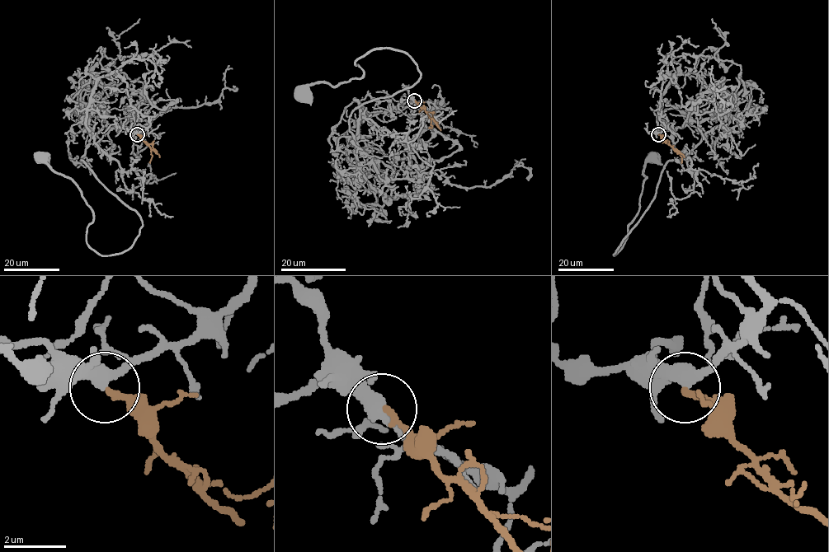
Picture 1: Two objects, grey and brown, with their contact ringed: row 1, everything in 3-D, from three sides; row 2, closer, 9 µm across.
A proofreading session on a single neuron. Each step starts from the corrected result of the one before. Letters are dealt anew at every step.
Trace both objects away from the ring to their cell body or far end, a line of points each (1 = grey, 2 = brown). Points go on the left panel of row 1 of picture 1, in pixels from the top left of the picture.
1: (137, 133), (148, 117), (101, 76), (81, 161), (142, 221), (115, 254), (88, 245), (91, 208), (42, 156)
2: (137, 133), (150, 147), (152, 156), (149, 162)

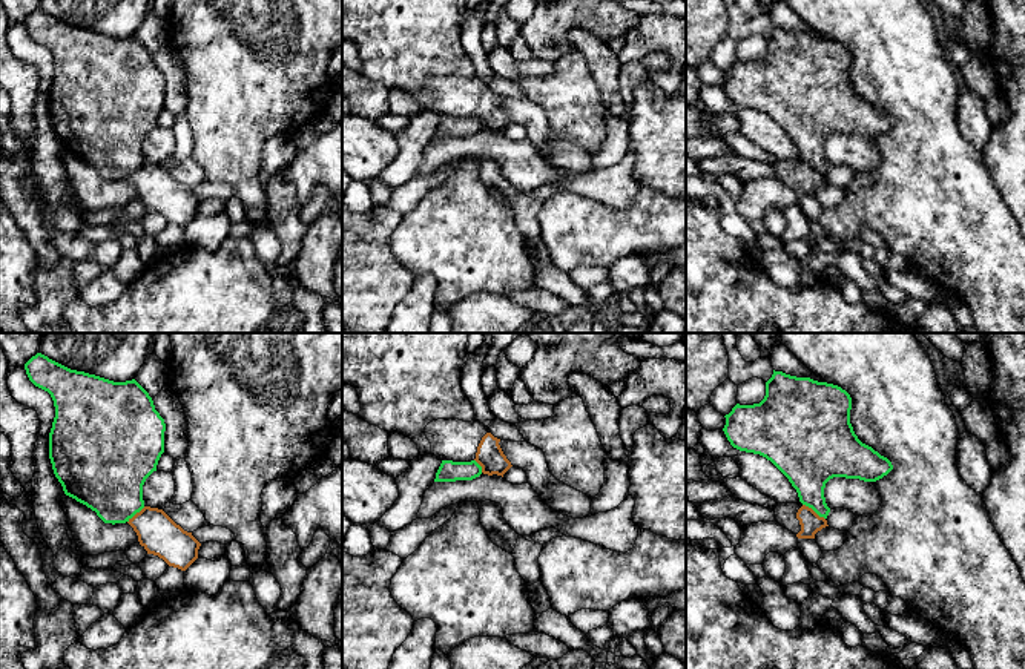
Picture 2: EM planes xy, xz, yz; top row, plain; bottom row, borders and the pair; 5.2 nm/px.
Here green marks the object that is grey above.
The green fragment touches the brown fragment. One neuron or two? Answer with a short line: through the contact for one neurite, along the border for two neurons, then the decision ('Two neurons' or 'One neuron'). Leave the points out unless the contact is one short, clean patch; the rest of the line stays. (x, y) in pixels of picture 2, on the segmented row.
Line: yz (803, 504), (824, 519). Two neurons

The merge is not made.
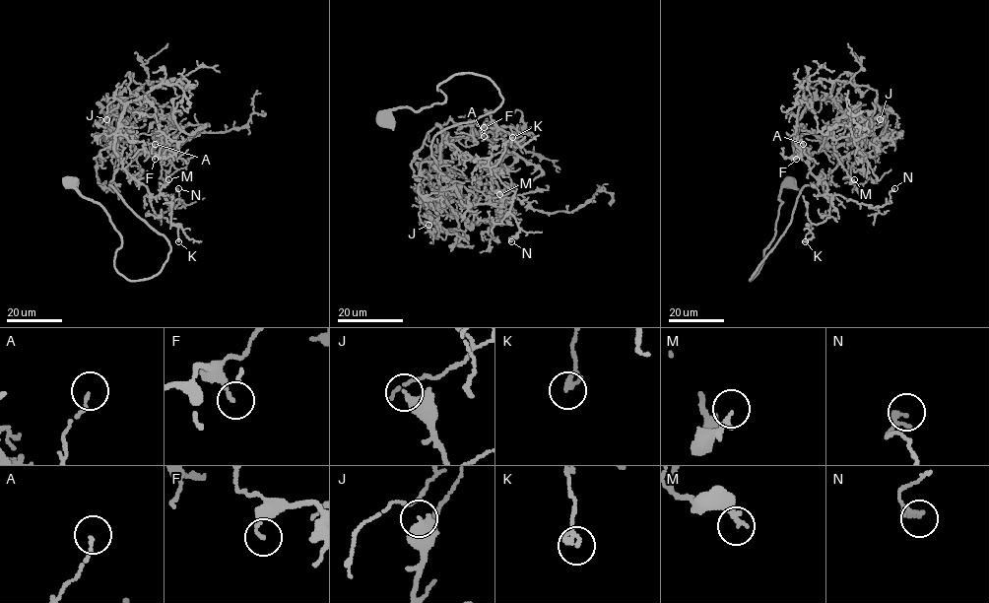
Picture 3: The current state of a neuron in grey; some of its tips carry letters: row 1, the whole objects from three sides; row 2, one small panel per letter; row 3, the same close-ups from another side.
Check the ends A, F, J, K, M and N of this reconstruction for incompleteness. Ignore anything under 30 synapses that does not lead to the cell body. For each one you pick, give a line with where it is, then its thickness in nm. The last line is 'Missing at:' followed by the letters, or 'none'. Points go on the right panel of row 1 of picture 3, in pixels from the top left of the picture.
Missing at: none

